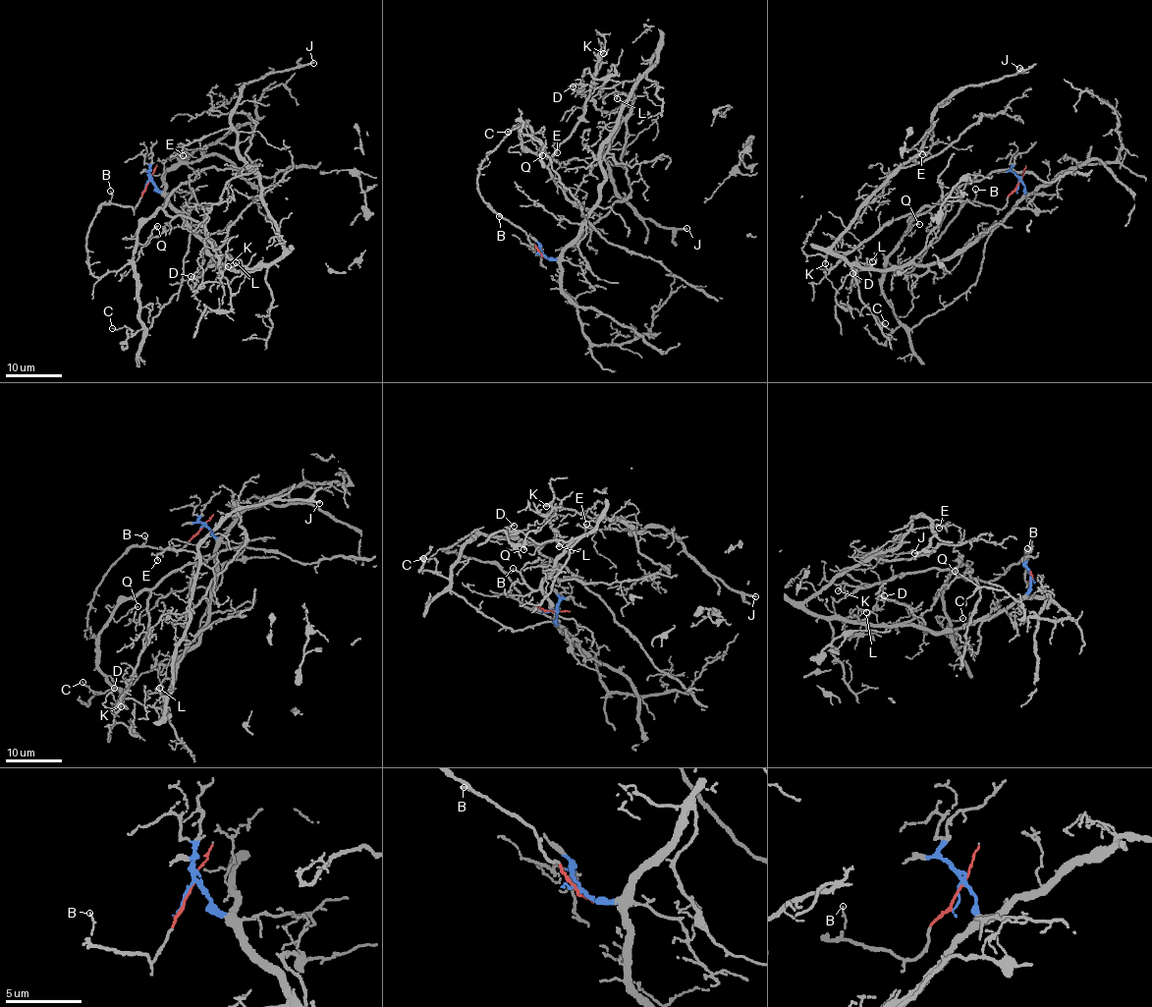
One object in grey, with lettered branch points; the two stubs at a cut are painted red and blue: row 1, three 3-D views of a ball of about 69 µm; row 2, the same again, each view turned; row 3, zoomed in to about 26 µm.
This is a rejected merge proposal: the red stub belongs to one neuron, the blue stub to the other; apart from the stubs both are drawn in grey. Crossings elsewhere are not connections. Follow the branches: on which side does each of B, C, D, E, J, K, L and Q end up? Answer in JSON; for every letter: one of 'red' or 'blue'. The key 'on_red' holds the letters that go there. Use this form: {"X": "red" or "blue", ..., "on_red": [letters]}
{"B": "red", "C": "red", "D": "blue", "E": "blue", "J": "blue", "K": "red", "L": "blue", "Q": "red", "on_red": ["B", "C", "K", "Q"]}

